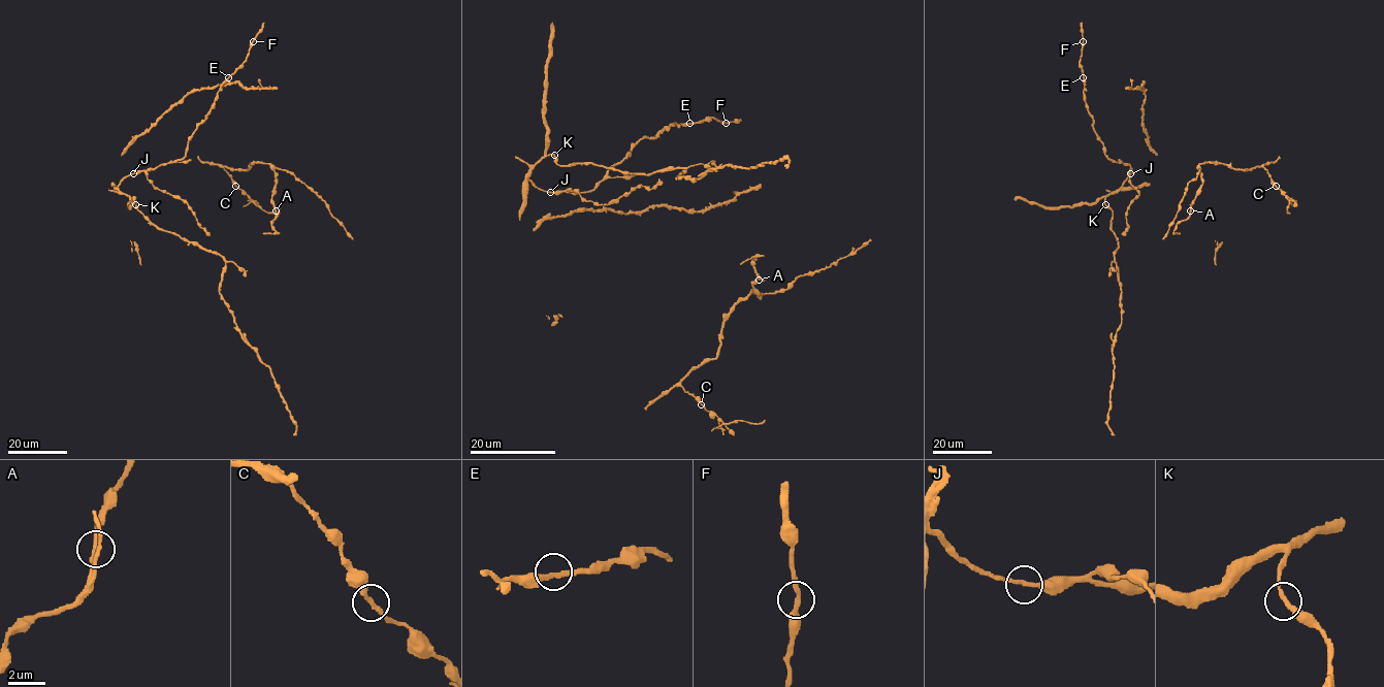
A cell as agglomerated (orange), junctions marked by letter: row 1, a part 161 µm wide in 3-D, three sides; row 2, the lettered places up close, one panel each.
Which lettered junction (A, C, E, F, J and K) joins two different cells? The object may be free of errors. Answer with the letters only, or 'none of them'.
none of them

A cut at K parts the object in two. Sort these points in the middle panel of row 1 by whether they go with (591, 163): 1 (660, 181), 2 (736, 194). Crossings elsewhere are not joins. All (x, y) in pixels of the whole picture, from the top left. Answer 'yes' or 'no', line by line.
1: no
2: no

